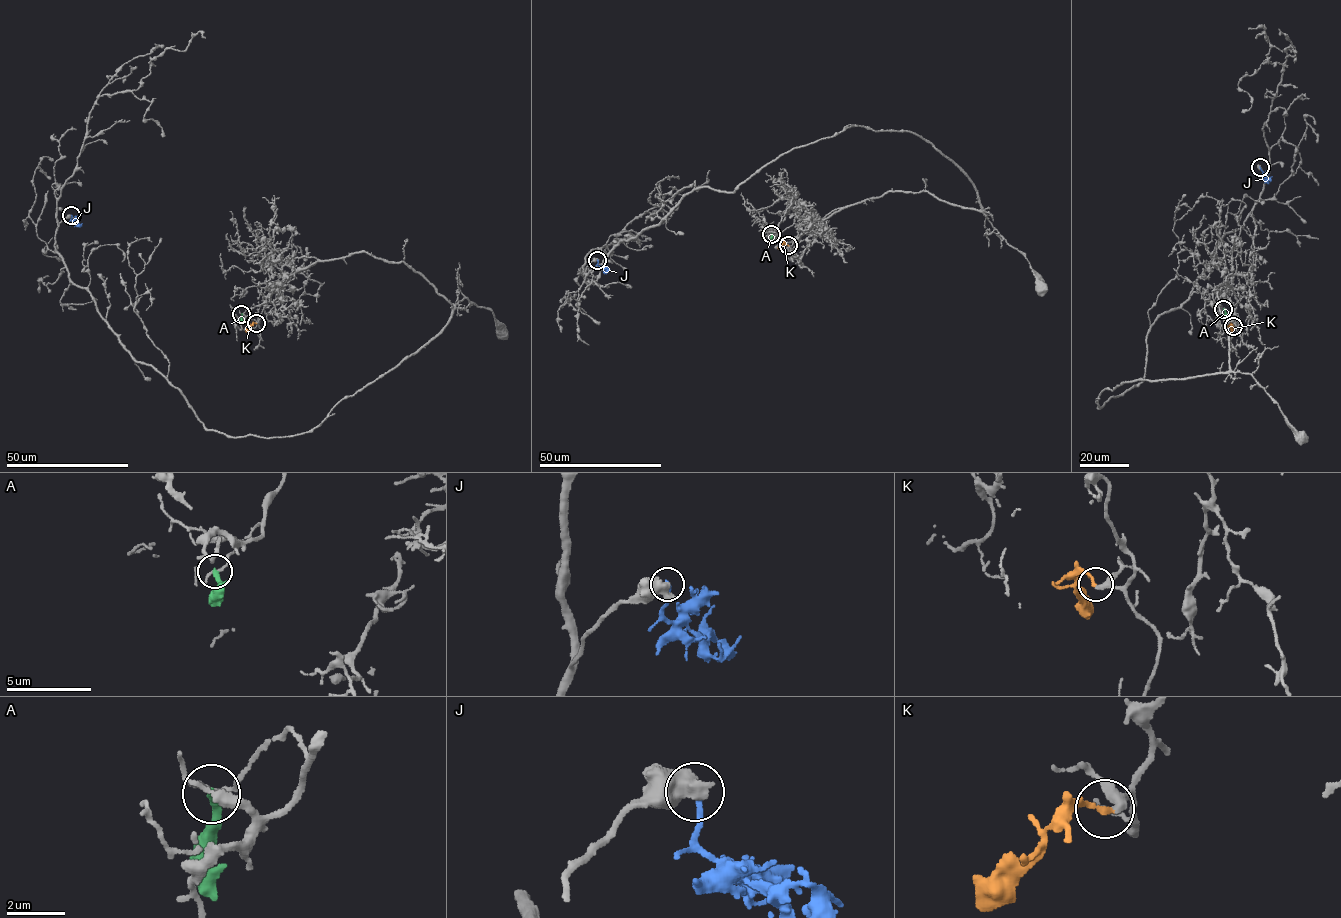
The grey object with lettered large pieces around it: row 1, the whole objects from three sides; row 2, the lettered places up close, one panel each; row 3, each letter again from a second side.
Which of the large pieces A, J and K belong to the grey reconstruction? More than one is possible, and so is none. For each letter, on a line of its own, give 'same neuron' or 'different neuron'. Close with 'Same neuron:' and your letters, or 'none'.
A: different neuron
J: different neuron
K: same neuron
Same neuron: K

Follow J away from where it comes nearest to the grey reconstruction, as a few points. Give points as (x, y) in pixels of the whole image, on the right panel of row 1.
J: (1260, 167), (1268, 181)

